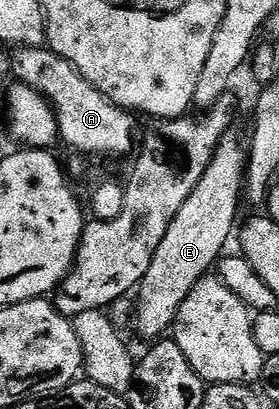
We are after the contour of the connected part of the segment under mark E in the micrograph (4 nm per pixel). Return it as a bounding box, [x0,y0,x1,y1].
[135,135,247,339]

